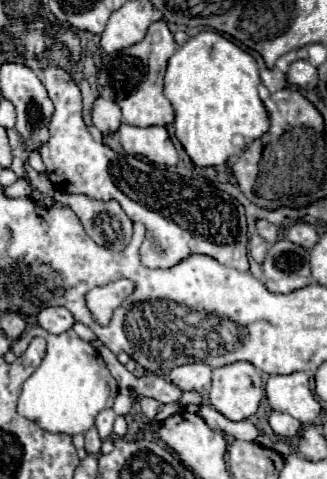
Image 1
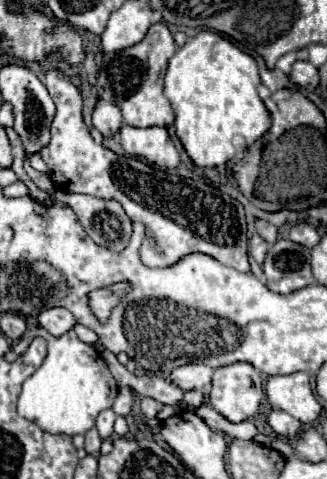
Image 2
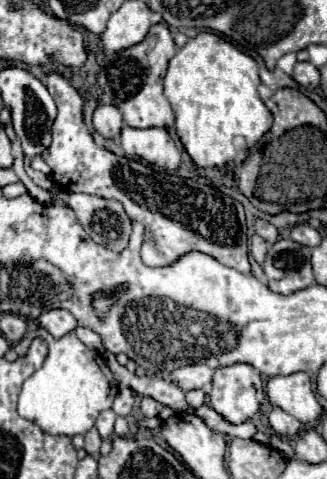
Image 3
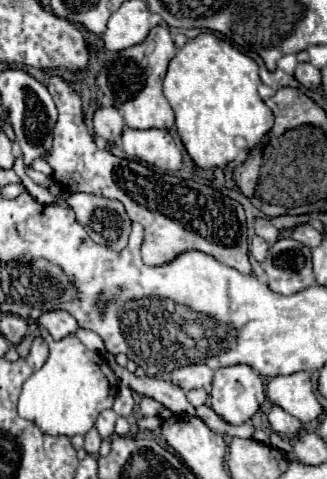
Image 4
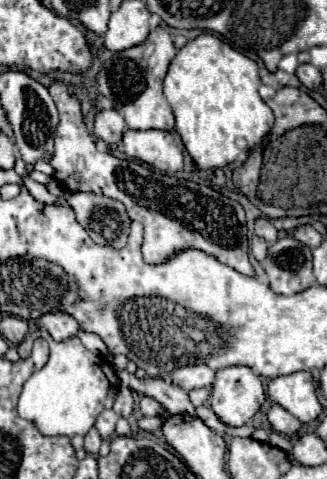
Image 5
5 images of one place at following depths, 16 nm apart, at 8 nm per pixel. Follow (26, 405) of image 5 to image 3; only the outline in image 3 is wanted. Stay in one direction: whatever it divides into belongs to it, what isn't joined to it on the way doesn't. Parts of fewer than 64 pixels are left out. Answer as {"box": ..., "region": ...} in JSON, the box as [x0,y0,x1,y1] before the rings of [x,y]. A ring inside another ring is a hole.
{"box":[14,328,117,434],"region":[[[38,328],[34,332],[28,332],[24,340],[14,346],[16,352],[26,354],[36,336],[42,336],[48,342],[50,352],[44,366],[24,382],[18,400],[18,414],[38,424],[38,428],[46,434],[86,434],[94,426],[96,416],[102,410],[112,408],[112,402],[117,395],[117,385],[112,378],[112,372],[108,370],[104,358],[98,352],[86,348],[74,332],[72,336],[64,336],[64,340],[52,340],[48,332]]]}

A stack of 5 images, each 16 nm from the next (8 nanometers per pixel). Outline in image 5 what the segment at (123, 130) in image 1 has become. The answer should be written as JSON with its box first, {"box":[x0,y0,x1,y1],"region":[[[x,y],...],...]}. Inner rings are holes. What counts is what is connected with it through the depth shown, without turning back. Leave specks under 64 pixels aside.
{"box":[122,130,184,172],"region":[[[128,130],[122,140],[128,158],[146,162],[162,172],[180,172],[184,166],[182,150],[168,132],[160,130]]]}

